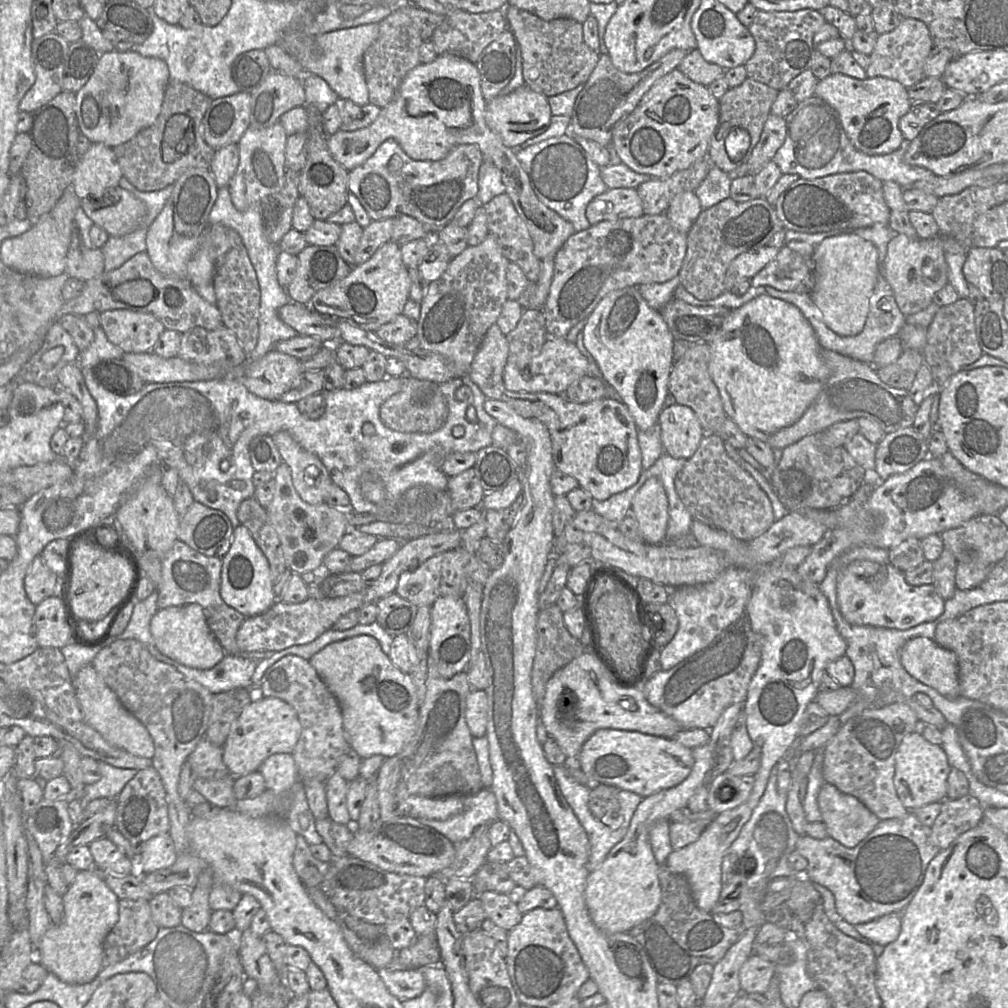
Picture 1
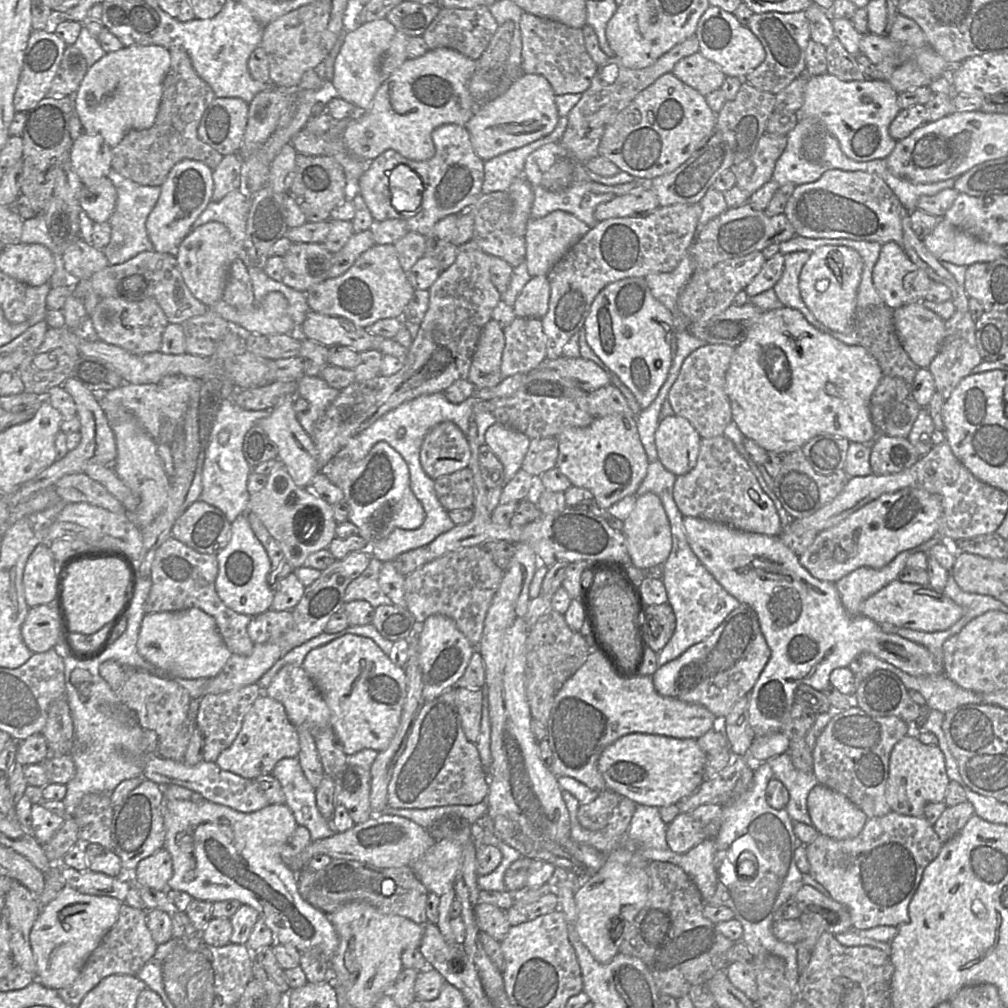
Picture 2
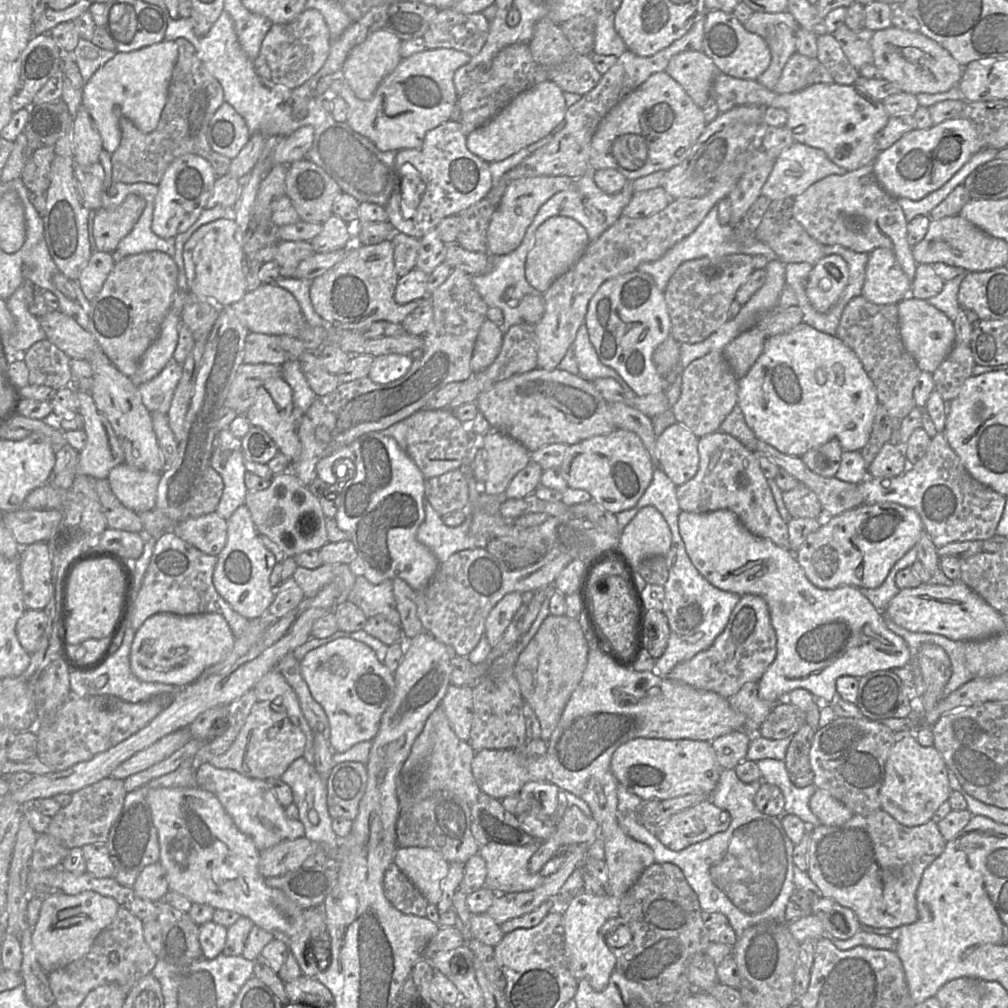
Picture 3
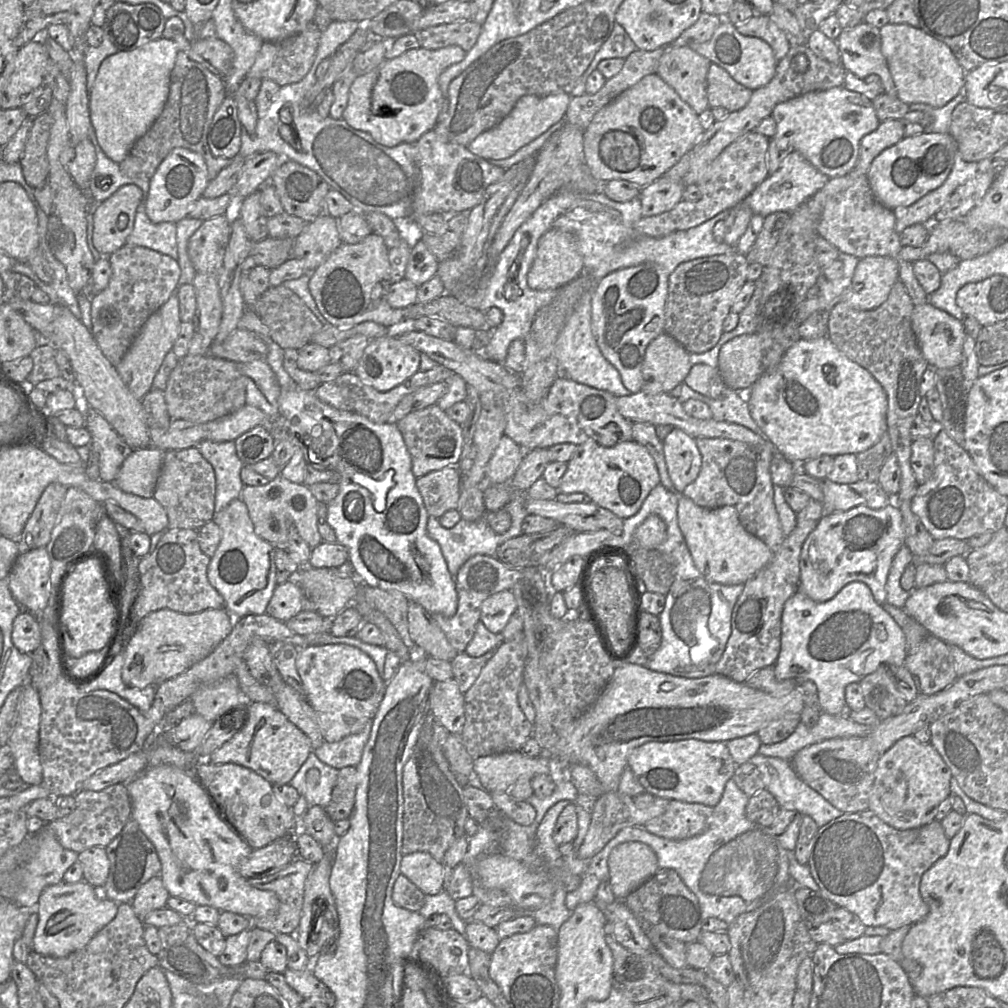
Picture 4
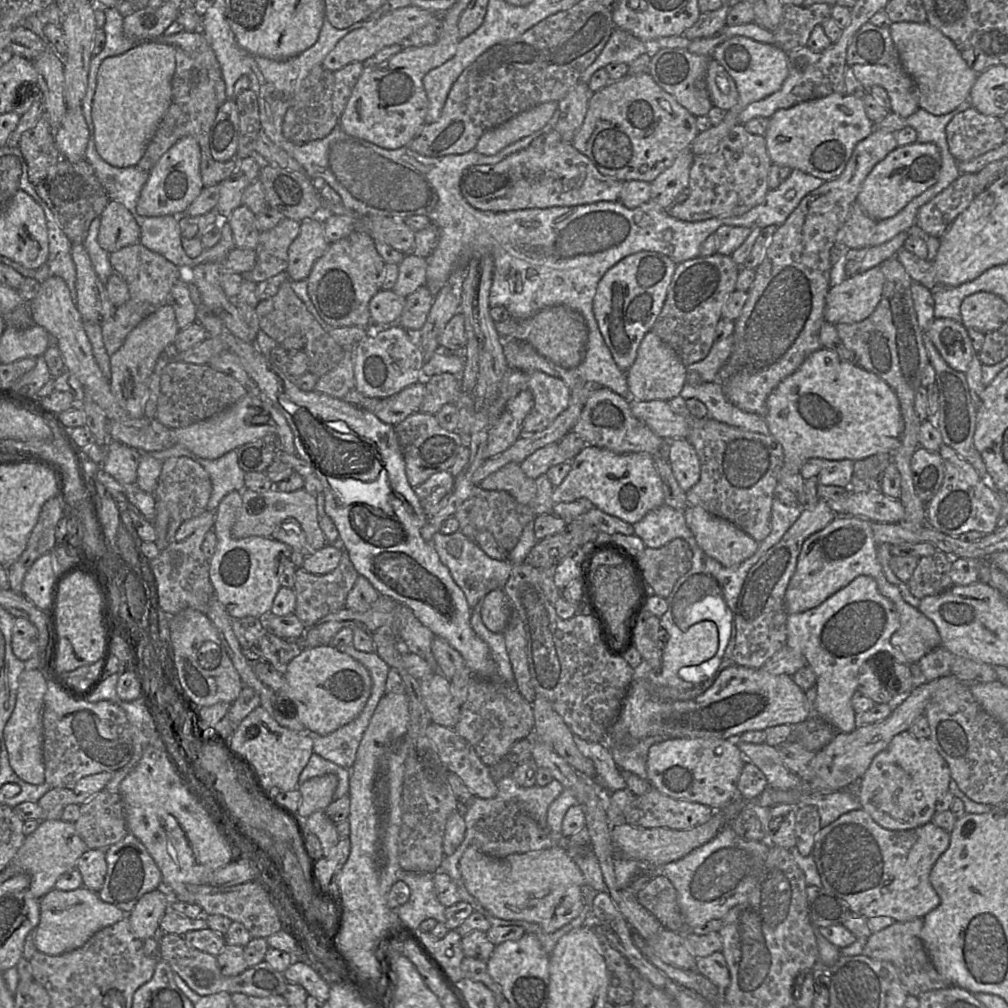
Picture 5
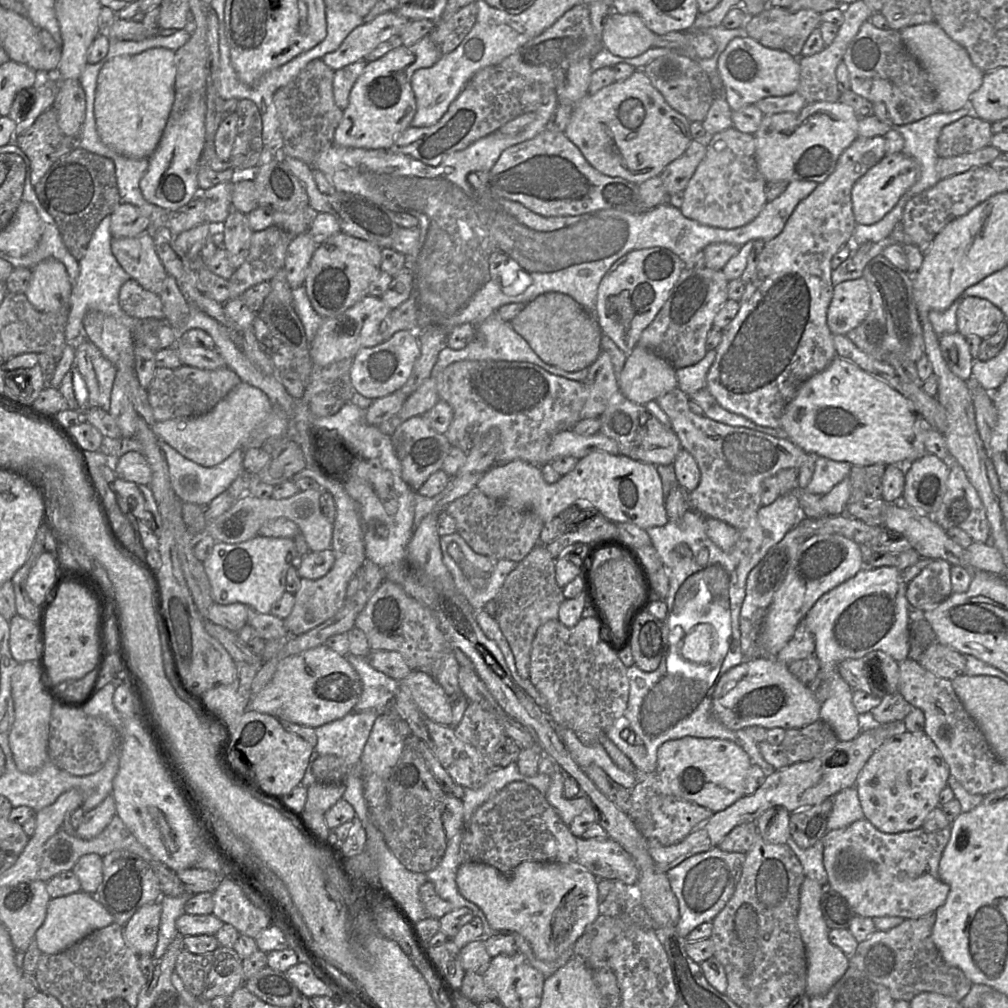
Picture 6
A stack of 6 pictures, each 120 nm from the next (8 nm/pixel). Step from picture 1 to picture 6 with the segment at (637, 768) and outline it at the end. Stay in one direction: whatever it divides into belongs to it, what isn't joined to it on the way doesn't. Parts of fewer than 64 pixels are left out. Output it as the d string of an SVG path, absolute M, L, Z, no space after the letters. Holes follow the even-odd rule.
M687 736L668 740L658 748L654 774L670 794L715 813L745 796L745 781L751 765L747 752L731 740Z

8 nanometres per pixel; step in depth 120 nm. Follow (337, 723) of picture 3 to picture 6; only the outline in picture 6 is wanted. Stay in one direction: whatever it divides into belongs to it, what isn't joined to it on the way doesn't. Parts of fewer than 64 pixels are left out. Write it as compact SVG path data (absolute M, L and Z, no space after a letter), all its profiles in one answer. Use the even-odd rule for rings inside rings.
M320 645L282 659L268 685L252 696L247 710L315 729L347 715L361 692L360 677L346 656Z

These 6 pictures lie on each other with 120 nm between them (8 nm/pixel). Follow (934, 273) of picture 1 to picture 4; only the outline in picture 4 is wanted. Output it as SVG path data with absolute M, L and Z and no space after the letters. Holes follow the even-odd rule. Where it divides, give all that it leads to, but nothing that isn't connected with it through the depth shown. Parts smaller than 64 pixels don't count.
M868 256L860 259L851 284L840 295L840 302L856 310L873 310L888 298L899 279L899 259Z

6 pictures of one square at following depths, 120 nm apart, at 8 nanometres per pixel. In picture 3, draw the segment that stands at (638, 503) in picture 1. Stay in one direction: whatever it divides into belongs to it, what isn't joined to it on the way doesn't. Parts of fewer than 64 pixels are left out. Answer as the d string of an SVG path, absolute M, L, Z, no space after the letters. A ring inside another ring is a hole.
M654 506L640 509L619 538L621 550L634 567L646 558L665 557L672 542L669 525Z

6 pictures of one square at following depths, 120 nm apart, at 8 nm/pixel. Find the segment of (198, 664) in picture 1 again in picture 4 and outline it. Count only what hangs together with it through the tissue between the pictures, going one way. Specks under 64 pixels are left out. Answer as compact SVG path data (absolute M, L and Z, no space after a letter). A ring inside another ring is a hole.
M170 609L149 613L137 626L125 649L123 682L143 689L176 677L206 658L231 633L234 617L227 610L207 609L183 614Z

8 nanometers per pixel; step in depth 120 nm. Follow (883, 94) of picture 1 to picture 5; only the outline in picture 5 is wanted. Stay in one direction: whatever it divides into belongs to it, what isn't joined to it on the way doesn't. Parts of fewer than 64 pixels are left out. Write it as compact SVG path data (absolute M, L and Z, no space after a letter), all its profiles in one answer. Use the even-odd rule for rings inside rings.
M714 59L708 64L706 85L713 106L728 111L738 103L739 93L734 80ZM833 93L777 110L769 118L764 138L772 163L829 181L843 172L856 144L873 129L861 96Z

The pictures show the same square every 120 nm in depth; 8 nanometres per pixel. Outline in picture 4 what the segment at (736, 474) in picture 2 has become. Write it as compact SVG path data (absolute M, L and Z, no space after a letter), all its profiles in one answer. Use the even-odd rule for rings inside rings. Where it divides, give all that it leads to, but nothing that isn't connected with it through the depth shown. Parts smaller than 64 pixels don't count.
M703 437L697 438L696 443L702 456L701 471L682 495L704 508L735 507L744 528L761 539L773 553L776 552L786 539L774 503L774 484L770 474L776 447L770 441L750 444L726 438Z

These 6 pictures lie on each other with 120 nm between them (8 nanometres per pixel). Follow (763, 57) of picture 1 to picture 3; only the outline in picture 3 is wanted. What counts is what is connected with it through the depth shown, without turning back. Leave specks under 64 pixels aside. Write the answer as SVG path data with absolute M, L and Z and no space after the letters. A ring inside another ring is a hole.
M788 11L753 12L743 26L749 32L762 37L769 47L771 62L756 81L767 89L773 90L786 62L797 52L796 33L800 26Z

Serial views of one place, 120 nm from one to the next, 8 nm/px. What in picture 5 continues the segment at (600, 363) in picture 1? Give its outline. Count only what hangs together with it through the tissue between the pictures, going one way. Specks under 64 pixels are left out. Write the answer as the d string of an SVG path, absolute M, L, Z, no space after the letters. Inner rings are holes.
M641 251L619 261L598 283L593 300L594 317L615 363L625 373L634 363L643 337L662 310L676 265L664 254Z

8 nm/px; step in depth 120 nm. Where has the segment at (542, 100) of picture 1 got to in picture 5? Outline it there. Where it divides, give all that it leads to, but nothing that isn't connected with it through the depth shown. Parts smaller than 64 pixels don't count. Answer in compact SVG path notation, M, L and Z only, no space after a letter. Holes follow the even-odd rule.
M546 102L520 112L508 121L485 132L475 151L495 155L505 147L542 129L558 109L558 102Z

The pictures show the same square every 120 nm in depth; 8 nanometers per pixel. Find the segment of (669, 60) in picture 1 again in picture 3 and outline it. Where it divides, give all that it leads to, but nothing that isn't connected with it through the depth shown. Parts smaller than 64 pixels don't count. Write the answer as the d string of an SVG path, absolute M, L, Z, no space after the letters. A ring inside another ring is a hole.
M705 14L681 38L652 56L643 57L630 50L623 52L615 64L602 74L597 85L581 95L578 102L565 112L565 126L546 145L525 158L518 166L506 172L496 185L492 185L487 200L497 206L507 188L515 180L542 176L569 176L578 179L591 174L589 164L591 140L601 120L624 97L643 84L652 74L665 71L672 56L683 51L699 51L703 47Z

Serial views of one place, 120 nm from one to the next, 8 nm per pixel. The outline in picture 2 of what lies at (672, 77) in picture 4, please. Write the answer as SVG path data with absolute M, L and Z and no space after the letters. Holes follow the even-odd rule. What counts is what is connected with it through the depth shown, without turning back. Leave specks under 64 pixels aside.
M699 51L679 60L672 73L705 97L721 88L726 78L721 69Z

